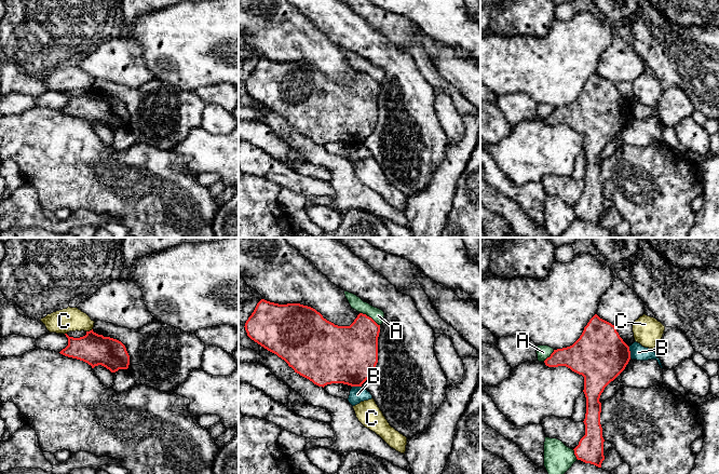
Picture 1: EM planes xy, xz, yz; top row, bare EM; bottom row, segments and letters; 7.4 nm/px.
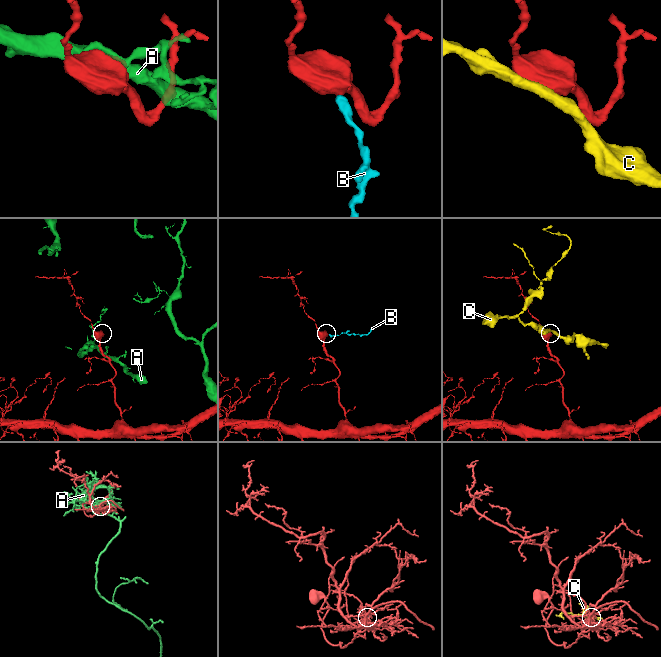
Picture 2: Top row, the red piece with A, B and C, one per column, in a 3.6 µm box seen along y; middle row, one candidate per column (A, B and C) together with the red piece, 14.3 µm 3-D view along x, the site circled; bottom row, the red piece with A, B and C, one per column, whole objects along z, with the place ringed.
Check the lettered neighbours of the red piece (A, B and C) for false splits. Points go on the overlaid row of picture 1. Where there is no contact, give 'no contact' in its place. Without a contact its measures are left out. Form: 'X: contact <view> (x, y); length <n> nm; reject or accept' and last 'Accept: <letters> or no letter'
A: contact xz (368, 316); length 180 nm; reject
B: contact yz (629, 352); length 90 nm; reject
C: contact xy (90, 330); length 50 nm; reject
Accept: no letter

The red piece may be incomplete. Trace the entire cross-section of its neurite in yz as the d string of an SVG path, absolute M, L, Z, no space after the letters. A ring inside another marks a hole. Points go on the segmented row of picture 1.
M595 314L572 346L554 350L544 361L548 367L566 366L584 377L585 435L573 449L578 460L601 468L605 439L599 398L605 388L625 369L629 360L629 347L620 337L615 326Z

